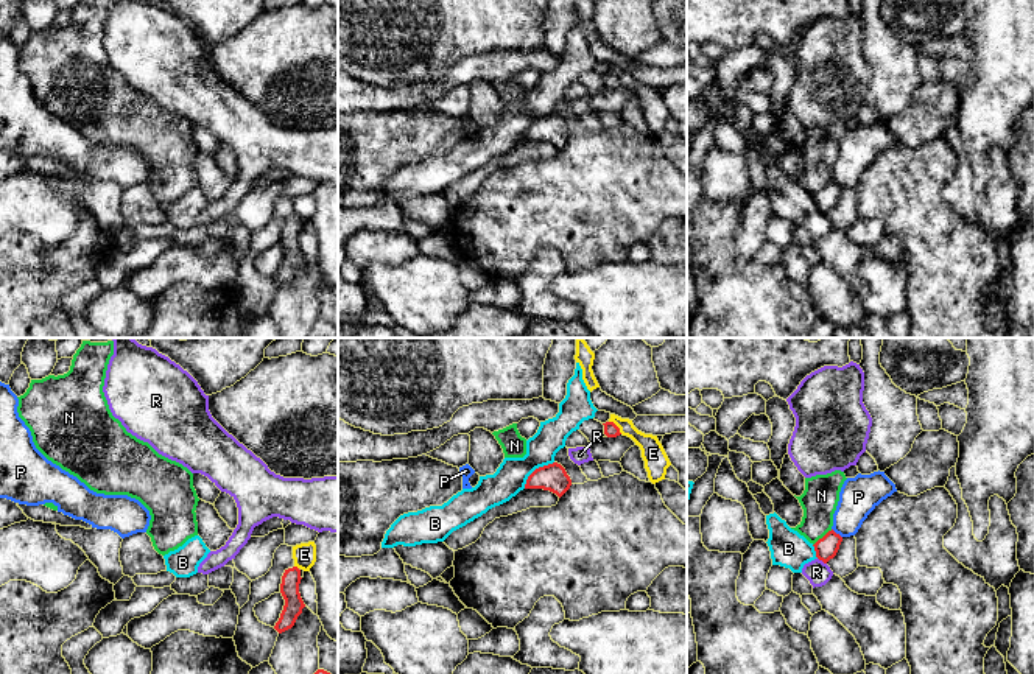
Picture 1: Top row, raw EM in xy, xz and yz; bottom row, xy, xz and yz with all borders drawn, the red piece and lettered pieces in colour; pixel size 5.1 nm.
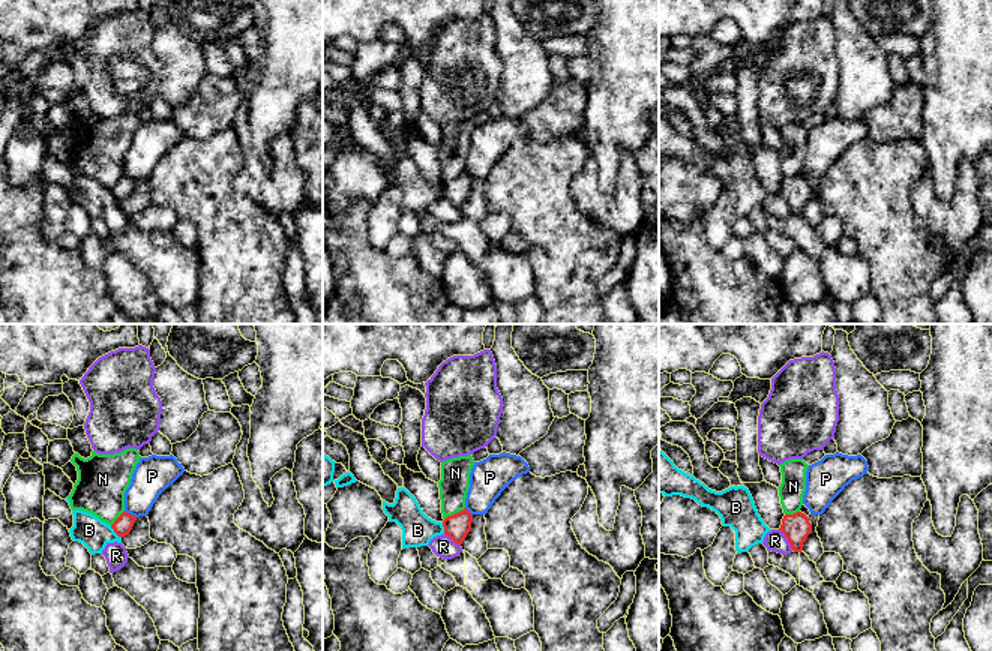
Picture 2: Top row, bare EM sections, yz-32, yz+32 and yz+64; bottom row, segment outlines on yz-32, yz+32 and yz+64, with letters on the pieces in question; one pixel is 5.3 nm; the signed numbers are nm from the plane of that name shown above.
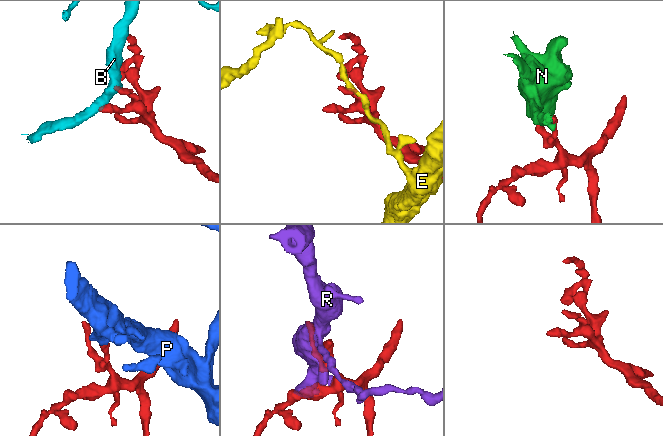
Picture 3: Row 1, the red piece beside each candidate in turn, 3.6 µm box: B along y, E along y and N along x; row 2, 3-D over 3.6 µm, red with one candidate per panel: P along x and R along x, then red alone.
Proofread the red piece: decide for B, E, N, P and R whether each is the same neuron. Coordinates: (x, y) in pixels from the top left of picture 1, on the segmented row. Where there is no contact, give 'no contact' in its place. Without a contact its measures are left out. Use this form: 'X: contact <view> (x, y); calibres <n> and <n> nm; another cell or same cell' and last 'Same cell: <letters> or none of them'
B: contact xz (534, 470); calibres 140 and 160 nm; another cell
E: contact xz (617, 427); calibres 80 and 120 nm; another cell
N: contact yz (824, 536); calibres 120 and 190 nm; another cell
P: contact yz (835, 533); calibres 120 and 200 nm; another cell
R: contact yz (822, 561); calibres 120 and 120 nm; another cell
Same cell: none of them

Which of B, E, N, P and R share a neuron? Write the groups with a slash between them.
B / E / N / P / R

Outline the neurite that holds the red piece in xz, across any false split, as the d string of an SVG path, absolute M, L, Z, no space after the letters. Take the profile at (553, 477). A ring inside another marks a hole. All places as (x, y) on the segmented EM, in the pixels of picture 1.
M548 464L536 469L526 479L525 489L543 489L556 493L559 498L570 489L572 479L565 469L557 464Z

